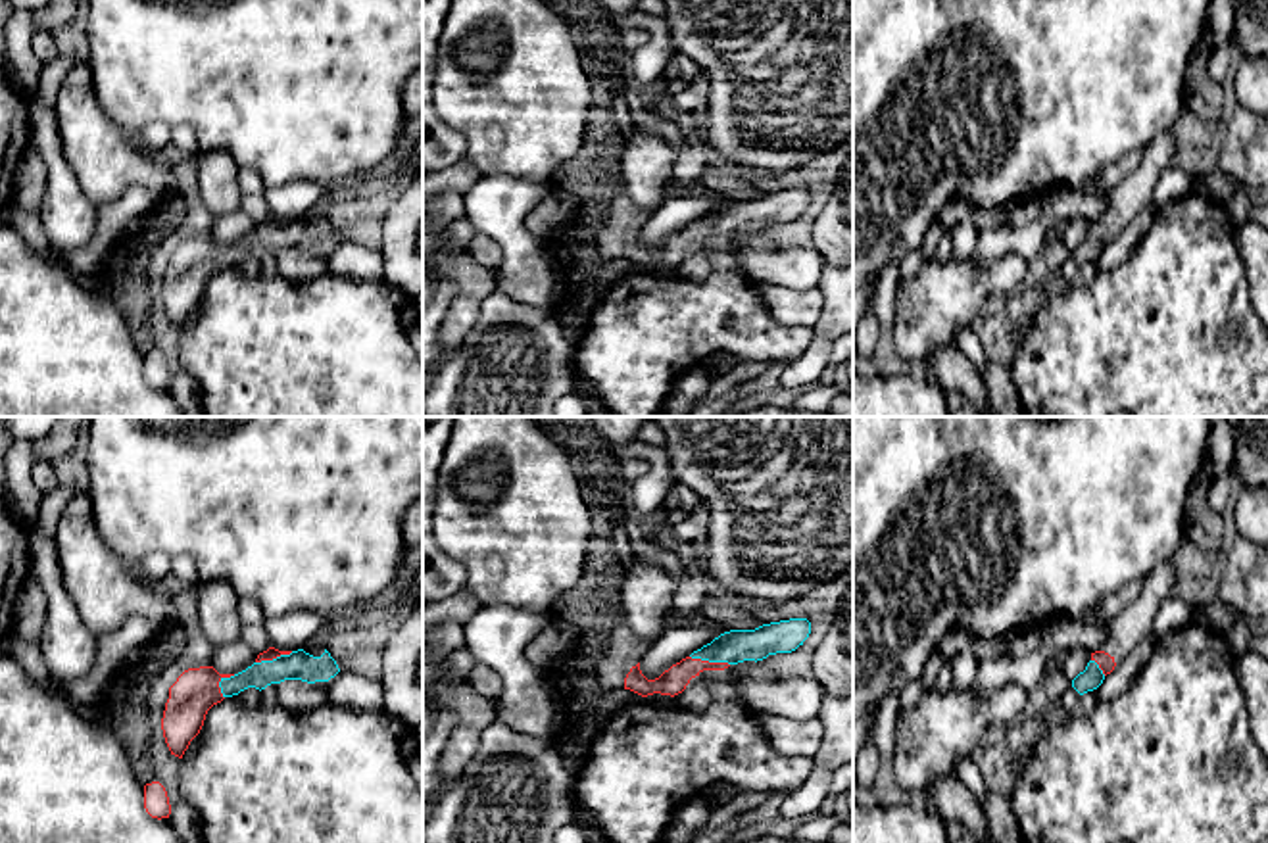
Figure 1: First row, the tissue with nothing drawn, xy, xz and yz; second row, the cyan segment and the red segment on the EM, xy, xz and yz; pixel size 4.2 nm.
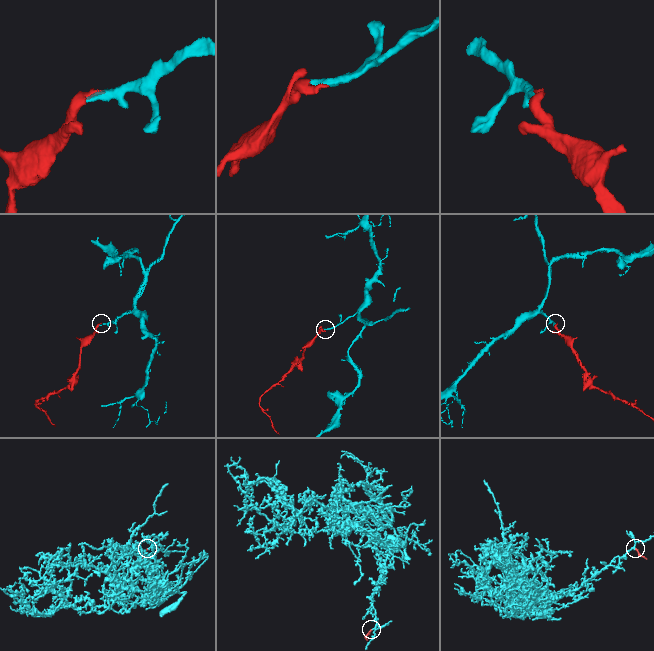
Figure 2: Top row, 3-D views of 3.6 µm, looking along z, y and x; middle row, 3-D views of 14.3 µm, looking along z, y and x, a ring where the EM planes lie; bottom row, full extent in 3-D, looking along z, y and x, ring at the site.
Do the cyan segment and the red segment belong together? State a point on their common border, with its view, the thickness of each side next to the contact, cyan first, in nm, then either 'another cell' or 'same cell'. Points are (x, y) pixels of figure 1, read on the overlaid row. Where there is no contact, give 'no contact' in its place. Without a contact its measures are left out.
meets cyan in xz at (709, 661); 140 nm thick on the cyan side, 110 nm on the other; same cell

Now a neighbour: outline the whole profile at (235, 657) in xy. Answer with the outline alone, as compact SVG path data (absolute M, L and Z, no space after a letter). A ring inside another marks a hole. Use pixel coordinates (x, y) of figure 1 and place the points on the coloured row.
M244 639L211 649L211 666L219 674L238 674L256 662L256 653Z

